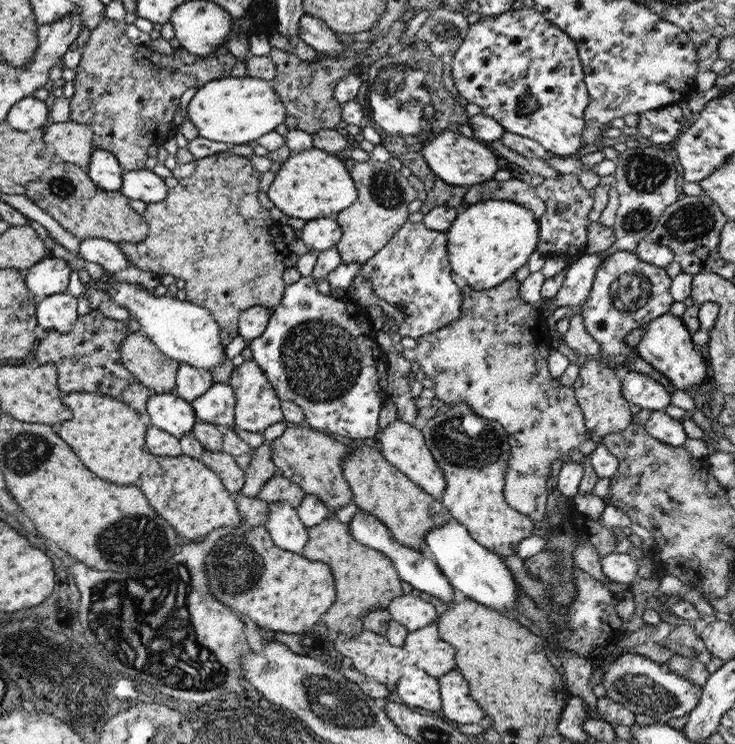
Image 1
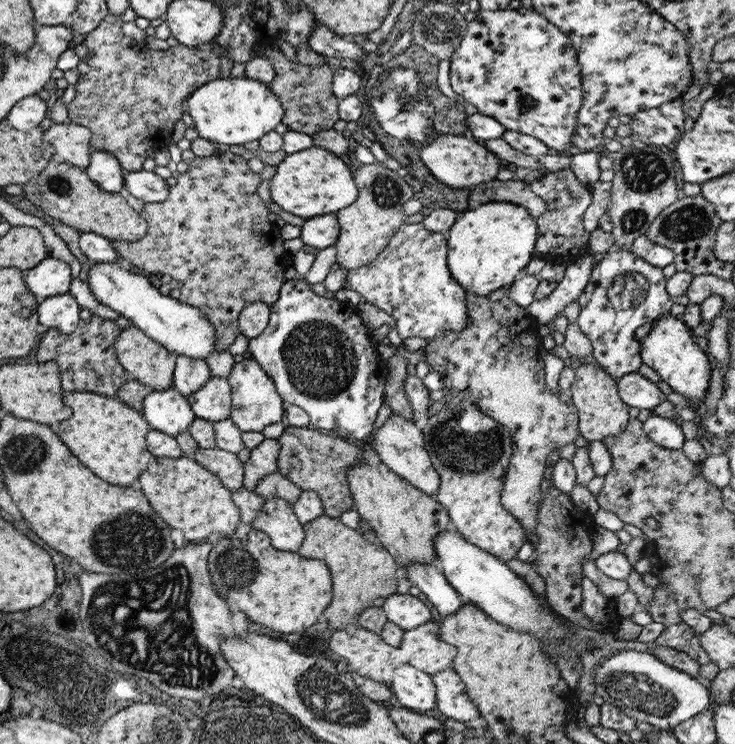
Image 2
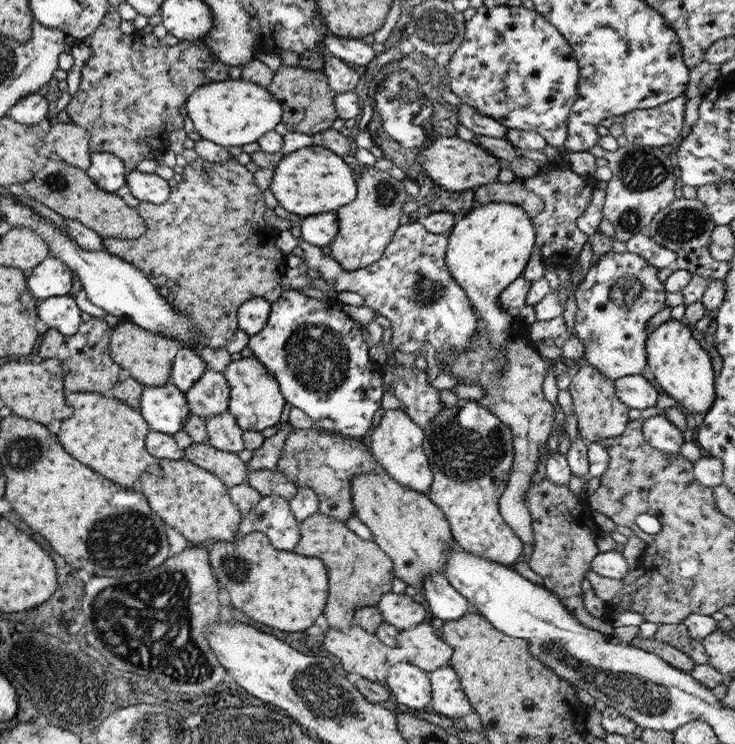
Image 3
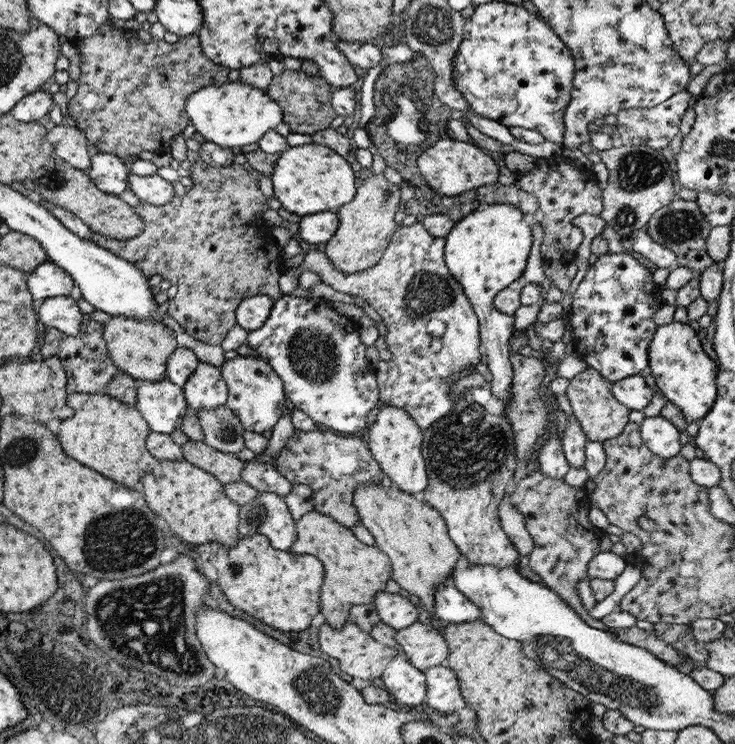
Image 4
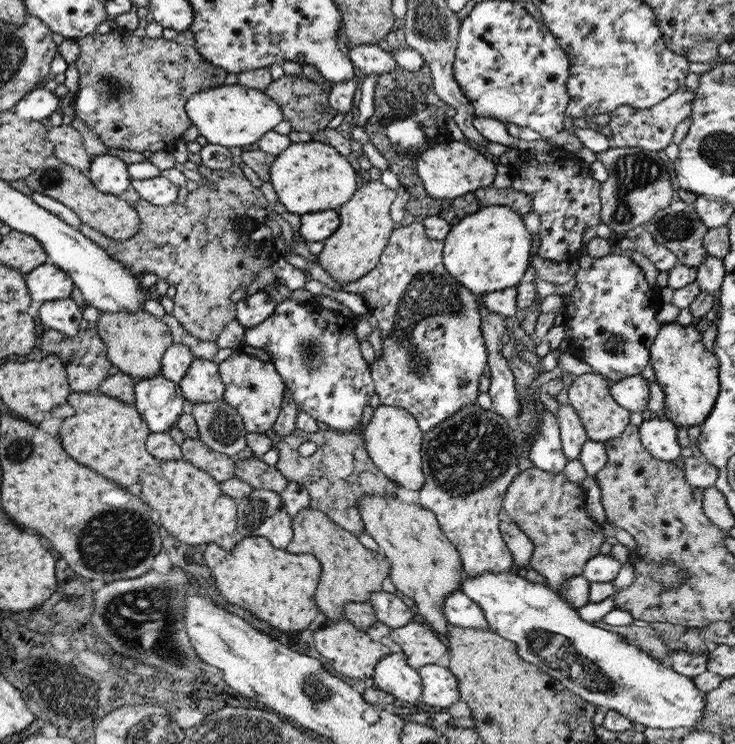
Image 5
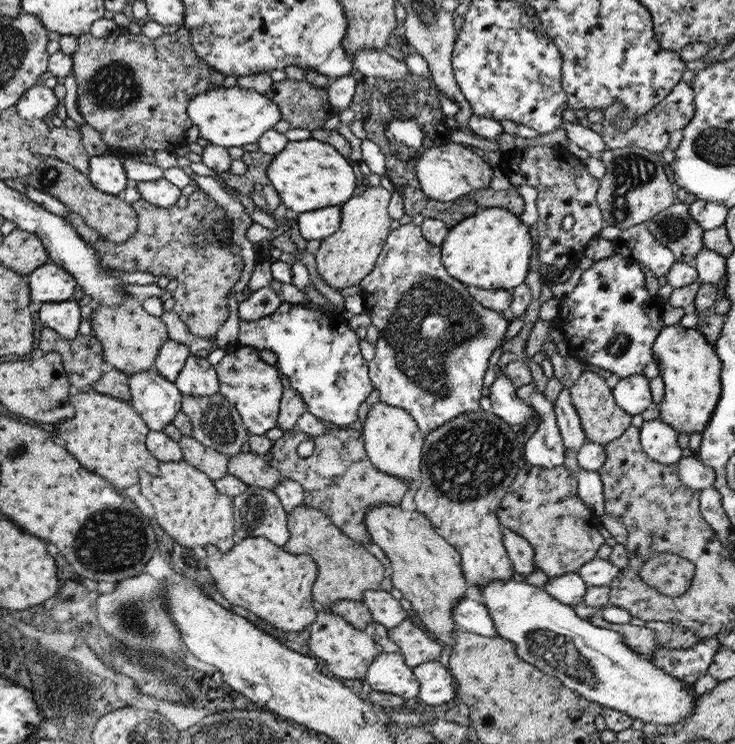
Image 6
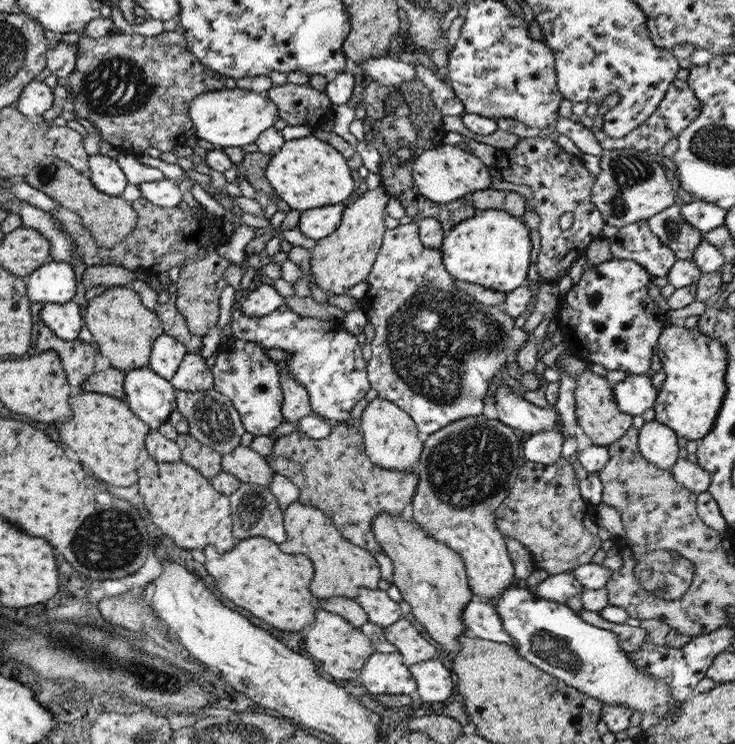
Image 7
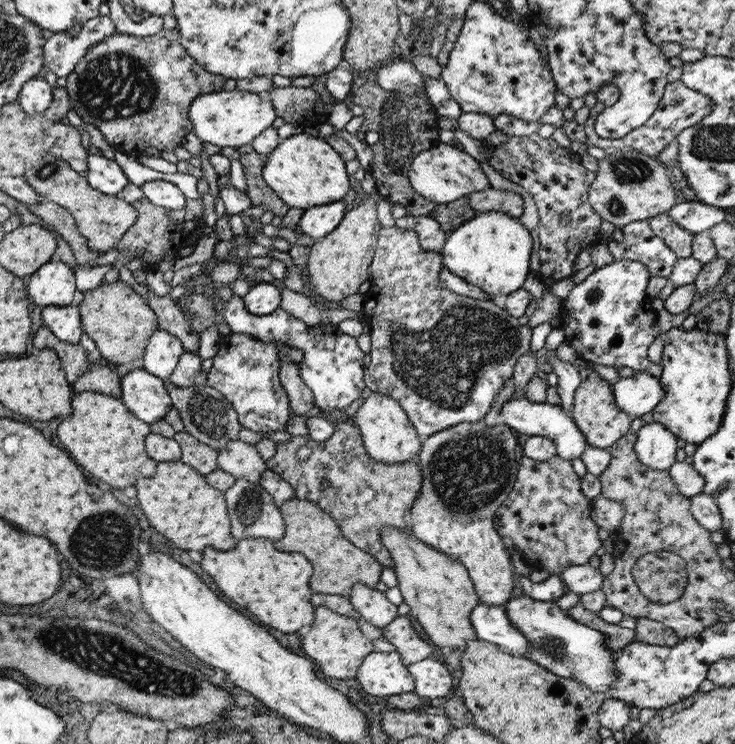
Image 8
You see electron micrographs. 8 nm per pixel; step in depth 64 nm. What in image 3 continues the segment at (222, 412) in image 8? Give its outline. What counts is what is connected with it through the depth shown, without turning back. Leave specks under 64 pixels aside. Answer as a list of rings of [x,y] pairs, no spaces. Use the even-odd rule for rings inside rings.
[[[228,411],[215,416],[205,416],[204,421],[209,446],[228,453],[243,450],[242,431]]]

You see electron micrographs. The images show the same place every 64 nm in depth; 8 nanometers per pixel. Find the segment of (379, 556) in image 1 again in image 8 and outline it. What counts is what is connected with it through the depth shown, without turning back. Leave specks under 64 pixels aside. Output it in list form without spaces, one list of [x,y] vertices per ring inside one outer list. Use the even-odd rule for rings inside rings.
[[[290,498],[278,506],[278,509],[284,520],[284,535],[274,542],[274,547],[281,552],[301,552],[311,562],[313,576],[310,578],[309,587],[313,593],[335,594],[348,598],[355,583],[373,589],[380,581],[382,568],[377,559],[345,540],[338,524],[315,503]]]

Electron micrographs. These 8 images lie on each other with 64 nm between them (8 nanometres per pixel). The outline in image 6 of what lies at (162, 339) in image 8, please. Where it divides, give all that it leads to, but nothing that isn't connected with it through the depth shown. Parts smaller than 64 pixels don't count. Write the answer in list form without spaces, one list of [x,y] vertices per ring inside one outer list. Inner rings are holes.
[[[167,339],[160,347],[153,363],[153,370],[172,383],[183,369],[190,352],[184,344]]]

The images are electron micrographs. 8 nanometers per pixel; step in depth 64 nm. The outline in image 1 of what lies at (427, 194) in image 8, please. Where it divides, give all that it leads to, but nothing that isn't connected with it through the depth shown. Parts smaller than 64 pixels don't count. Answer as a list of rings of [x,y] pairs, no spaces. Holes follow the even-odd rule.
[[[445,131],[435,136],[435,140],[430,140],[424,144],[421,150],[421,156],[426,166],[431,170],[440,182],[456,186],[471,186],[479,184],[492,178],[498,170],[497,156],[490,152],[484,142],[474,138],[465,138],[458,132]]]

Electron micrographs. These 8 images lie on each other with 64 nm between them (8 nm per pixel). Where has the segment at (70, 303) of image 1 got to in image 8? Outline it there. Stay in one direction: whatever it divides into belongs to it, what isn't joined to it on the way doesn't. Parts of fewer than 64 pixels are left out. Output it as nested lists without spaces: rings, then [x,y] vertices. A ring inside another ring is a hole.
[[[53,306],[41,308],[40,319],[59,340],[69,344],[78,342],[82,333],[79,311],[76,306]]]

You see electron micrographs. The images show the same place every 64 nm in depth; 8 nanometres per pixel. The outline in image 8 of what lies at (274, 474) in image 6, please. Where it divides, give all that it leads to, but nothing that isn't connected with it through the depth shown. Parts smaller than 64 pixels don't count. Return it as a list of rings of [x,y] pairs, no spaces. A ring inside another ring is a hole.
[[[239,439],[228,442],[223,448],[217,449],[217,452],[216,468],[228,472],[235,479],[257,483],[266,469],[256,448]]]

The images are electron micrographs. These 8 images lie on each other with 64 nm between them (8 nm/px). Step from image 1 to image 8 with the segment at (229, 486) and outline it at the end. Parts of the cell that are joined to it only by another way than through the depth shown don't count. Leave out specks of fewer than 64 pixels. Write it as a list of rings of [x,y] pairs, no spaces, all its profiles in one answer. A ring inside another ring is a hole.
[[[184,430],[176,432],[172,439],[180,448],[180,461],[194,468],[200,475],[205,476],[216,469],[217,450],[195,440]]]

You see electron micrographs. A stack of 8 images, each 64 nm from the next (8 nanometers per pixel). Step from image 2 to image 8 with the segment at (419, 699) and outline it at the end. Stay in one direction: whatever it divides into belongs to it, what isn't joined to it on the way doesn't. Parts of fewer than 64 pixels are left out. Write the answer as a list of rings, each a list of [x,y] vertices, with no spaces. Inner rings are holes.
[[[397,651],[367,654],[354,678],[360,691],[371,699],[382,699],[414,689],[412,676],[403,666]]]

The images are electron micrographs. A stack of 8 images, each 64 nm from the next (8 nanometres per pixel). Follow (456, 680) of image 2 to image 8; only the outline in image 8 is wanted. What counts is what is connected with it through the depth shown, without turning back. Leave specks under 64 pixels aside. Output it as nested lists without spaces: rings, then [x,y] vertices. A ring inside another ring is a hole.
[[[429,657],[408,664],[406,669],[414,682],[412,691],[426,702],[433,700],[433,698],[441,699],[453,686],[451,674],[447,669],[441,663]]]

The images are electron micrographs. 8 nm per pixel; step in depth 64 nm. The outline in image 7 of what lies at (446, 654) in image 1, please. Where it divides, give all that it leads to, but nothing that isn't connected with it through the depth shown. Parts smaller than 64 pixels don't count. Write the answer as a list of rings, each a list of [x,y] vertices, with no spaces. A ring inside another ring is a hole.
[[[403,617],[383,629],[383,632],[384,638],[395,646],[406,667],[435,658],[437,652],[435,647],[429,644]]]

